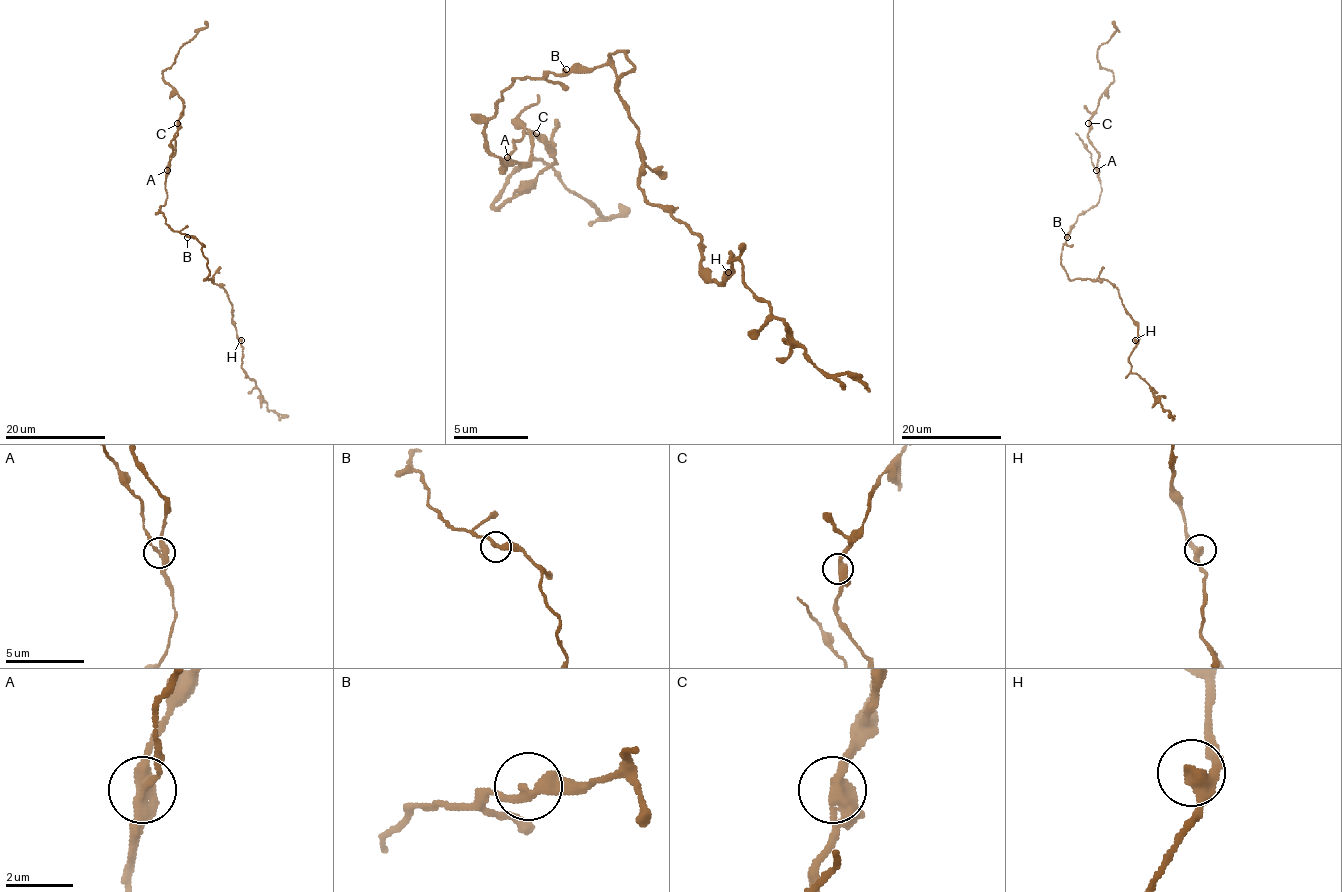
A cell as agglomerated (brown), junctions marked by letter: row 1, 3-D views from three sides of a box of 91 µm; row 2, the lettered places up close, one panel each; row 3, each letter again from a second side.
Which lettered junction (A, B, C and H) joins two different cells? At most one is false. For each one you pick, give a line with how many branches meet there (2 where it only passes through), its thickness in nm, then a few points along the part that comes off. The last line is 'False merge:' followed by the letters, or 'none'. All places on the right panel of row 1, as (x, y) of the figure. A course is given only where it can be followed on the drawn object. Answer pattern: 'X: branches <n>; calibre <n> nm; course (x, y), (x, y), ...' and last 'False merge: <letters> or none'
A: branches 3; calibre 320 nm; course (1096, 170), (1090, 152), (1076, 132)
False merge: A

